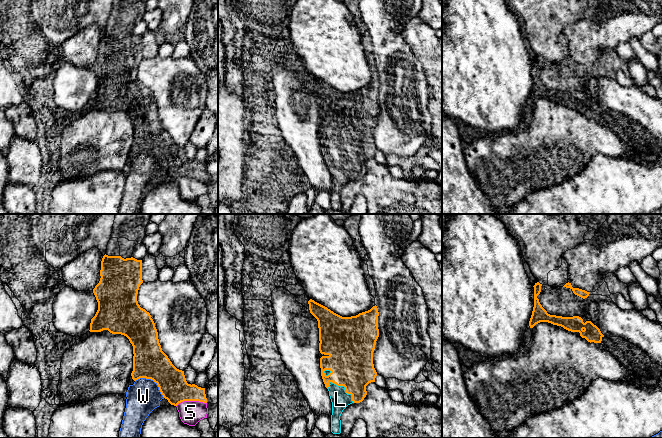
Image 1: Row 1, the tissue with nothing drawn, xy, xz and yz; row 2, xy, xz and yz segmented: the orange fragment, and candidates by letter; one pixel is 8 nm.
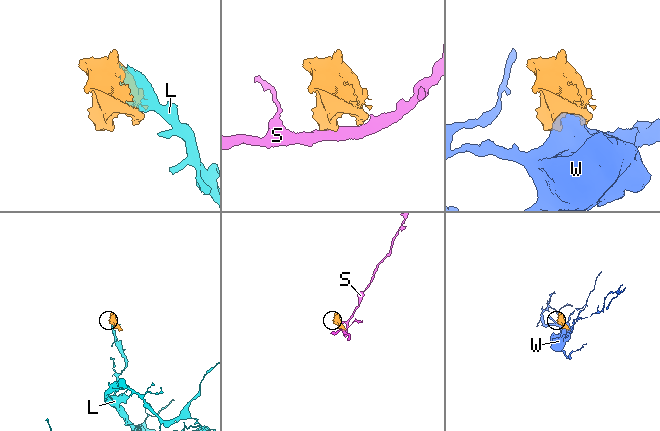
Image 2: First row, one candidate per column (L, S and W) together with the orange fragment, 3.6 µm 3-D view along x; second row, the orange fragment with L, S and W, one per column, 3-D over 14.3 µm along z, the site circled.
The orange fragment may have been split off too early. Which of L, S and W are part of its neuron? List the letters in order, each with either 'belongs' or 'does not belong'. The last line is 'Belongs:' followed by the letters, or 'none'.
L: belongs
S: does not belong
W: does not belong
Belongs: L

